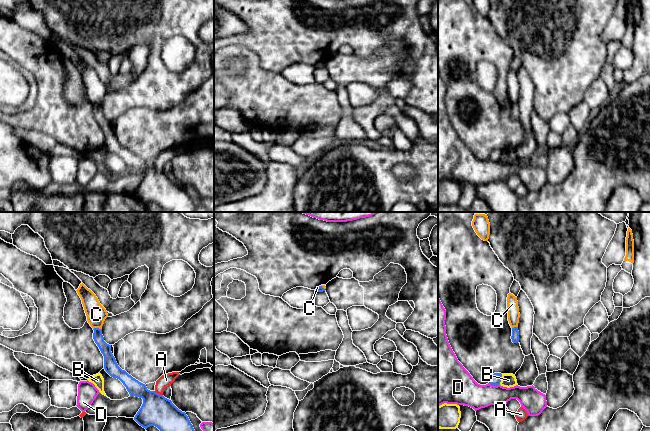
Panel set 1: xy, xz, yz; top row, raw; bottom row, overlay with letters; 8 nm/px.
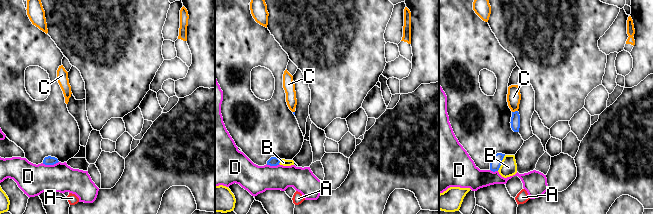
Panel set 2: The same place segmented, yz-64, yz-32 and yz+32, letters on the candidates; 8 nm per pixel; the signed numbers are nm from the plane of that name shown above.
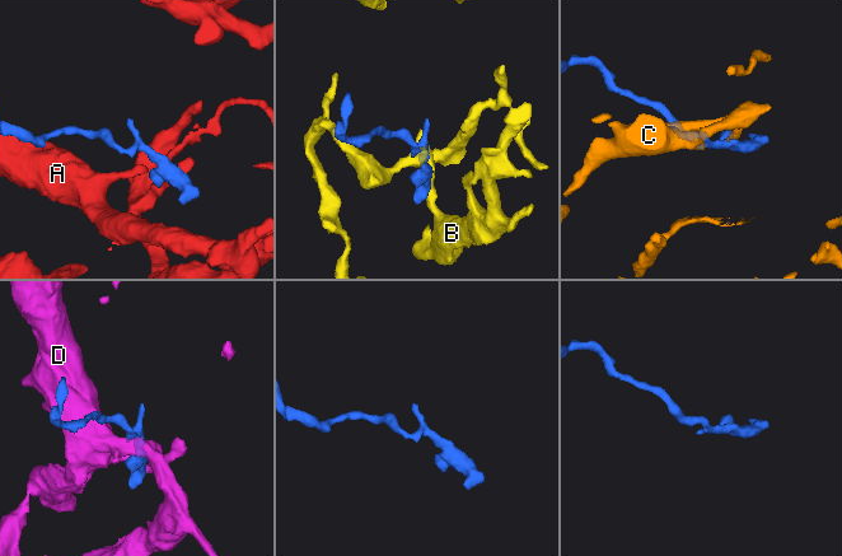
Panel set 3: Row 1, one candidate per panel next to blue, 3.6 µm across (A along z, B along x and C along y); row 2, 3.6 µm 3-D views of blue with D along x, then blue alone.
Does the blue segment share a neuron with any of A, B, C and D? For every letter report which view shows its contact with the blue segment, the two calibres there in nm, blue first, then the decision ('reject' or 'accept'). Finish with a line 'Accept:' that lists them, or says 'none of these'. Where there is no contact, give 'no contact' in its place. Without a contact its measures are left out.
A: xy | 260/100 nm | reject
B: yz | 90/110 nm | reject
C: xy | 90/160 nm | accept
D: yz | 90/240 nm | reject
Accept: C

